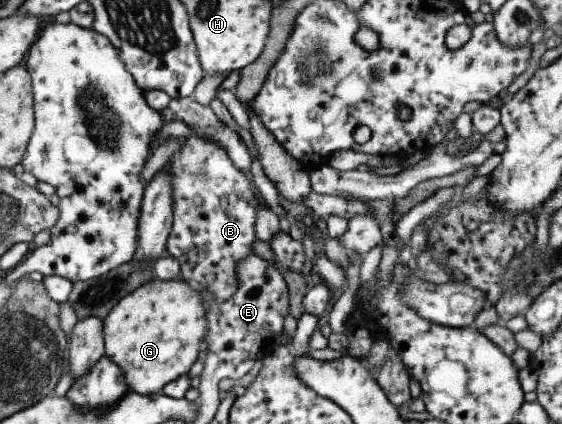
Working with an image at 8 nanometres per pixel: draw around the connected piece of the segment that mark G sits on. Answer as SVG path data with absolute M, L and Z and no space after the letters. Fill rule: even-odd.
M153 279L143 282L137 289L122 297L102 319L104 356L117 364L122 371L122 378L131 392L139 395L157 393L162 386L187 374L193 362L197 360L200 348L204 347L206 334L206 301L198 292L198 287L181 280Z

